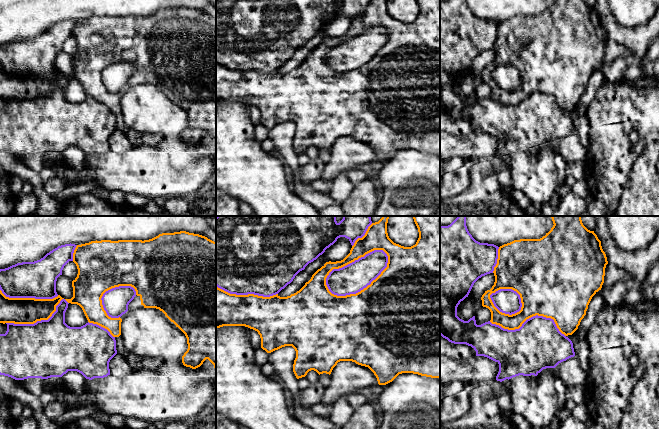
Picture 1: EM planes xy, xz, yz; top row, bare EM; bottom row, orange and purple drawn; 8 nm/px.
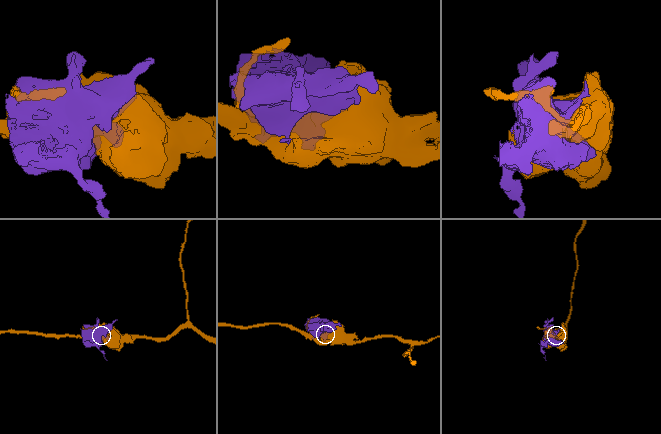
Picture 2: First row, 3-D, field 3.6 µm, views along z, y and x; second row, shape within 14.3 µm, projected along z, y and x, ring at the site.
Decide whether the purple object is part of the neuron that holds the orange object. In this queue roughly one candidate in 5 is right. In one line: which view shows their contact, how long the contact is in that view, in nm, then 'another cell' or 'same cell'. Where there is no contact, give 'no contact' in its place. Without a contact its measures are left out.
xz | 550 nm | another cell

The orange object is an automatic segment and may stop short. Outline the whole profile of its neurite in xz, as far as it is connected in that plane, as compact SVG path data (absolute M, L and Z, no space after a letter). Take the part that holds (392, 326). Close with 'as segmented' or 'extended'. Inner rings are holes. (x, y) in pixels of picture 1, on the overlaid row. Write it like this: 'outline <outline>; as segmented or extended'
outline M382 216L378 222L372 223L343 260L326 262L299 291L290 296L236 295L216 286L216 329L223 326L253 329L260 335L261 348L267 353L292 346L296 351L293 372L297 379L305 377L311 370L319 375L330 375L340 361L352 361L368 367L379 385L392 382L402 373L440 378L440 216L413 216L419 238L411 247L396 244L389 238L389 217ZM374 250L383 250L388 256L388 263L370 285L356 294L346 296L337 296L329 291L326 278L333 269L342 268Z; as segmented

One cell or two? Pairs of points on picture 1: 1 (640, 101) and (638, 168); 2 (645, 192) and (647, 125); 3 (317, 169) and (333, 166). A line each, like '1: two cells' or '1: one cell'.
1: two cells
2: two cells
3: two cells

